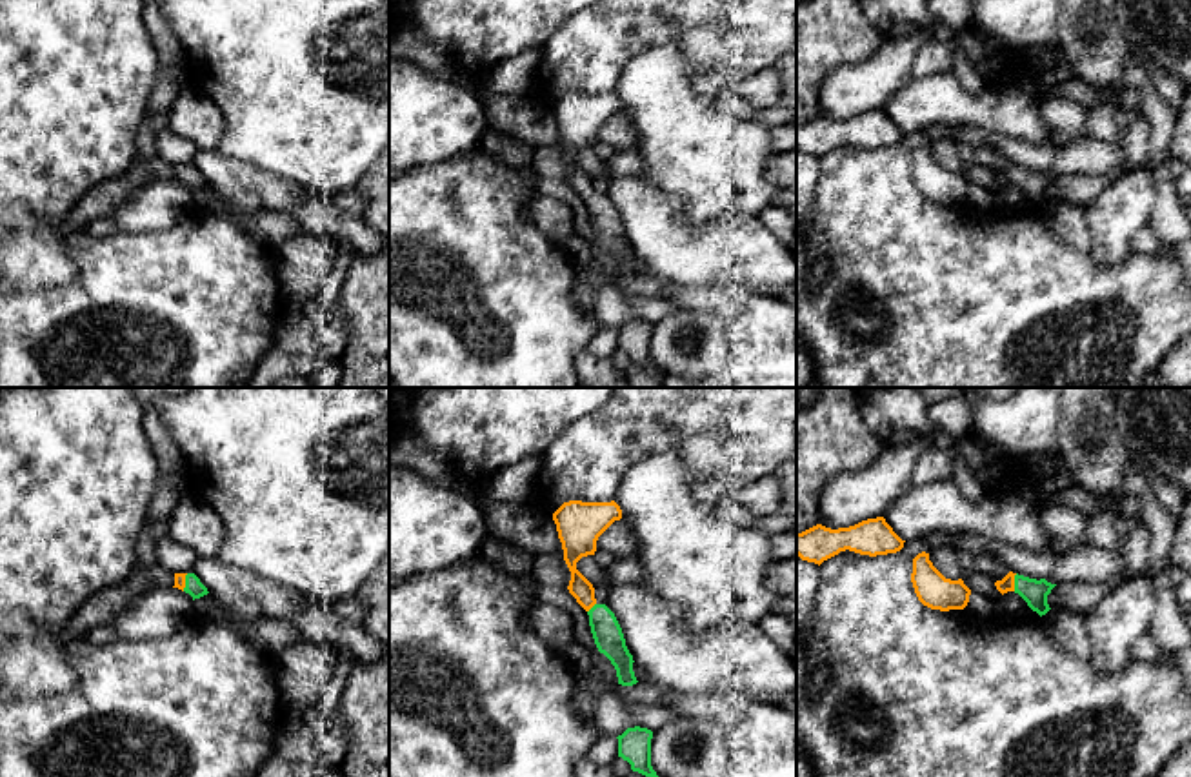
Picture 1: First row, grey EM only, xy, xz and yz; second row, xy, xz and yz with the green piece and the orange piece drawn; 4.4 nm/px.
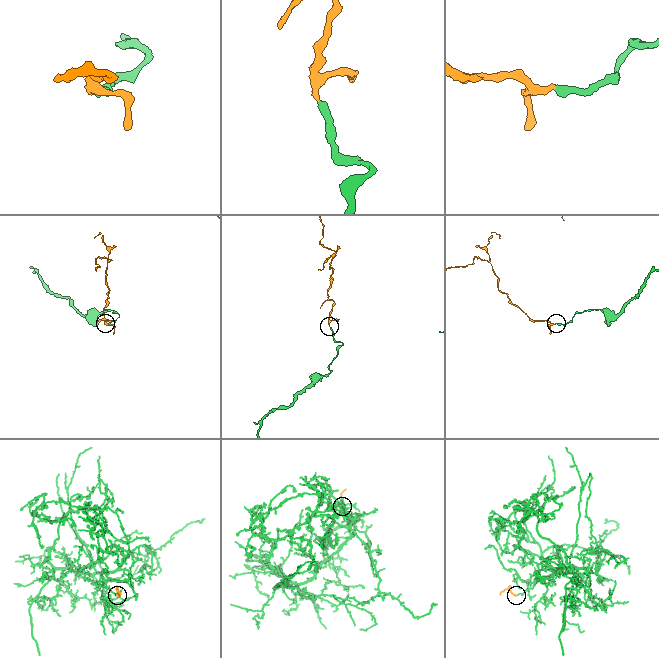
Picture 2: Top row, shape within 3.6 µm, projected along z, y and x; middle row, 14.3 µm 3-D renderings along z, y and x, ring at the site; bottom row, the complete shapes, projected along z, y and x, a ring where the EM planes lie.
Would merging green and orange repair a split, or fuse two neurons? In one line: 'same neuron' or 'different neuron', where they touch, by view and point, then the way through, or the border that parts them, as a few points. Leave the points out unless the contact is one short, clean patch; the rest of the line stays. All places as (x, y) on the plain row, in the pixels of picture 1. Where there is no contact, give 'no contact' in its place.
same neuron | yz (1015, 175) | across yz (1033, 184), (1015, 175), (1006, 177)

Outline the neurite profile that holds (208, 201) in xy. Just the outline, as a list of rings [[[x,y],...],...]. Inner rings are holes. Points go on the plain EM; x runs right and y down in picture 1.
[[[207,186],[193,193],[193,209],[202,213],[225,211],[227,206],[215,186]]]

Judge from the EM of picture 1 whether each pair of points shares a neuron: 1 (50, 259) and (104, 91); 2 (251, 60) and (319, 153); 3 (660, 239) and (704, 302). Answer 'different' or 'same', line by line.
1: same
2: same
3: different

